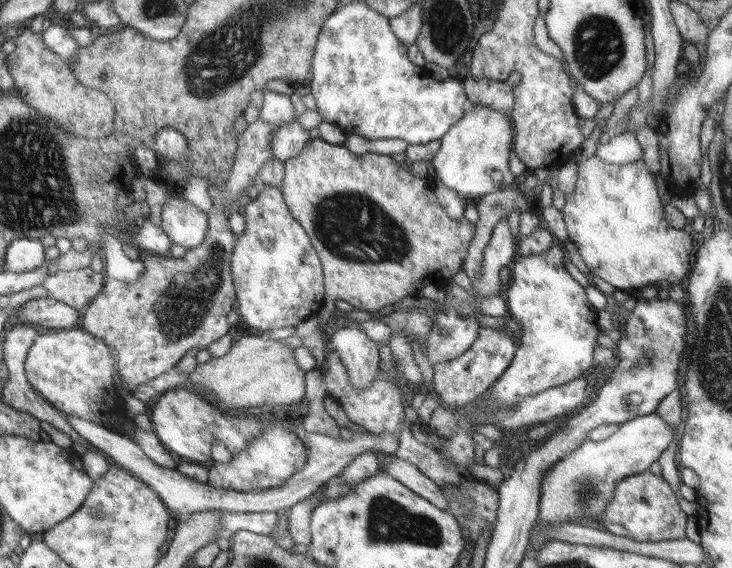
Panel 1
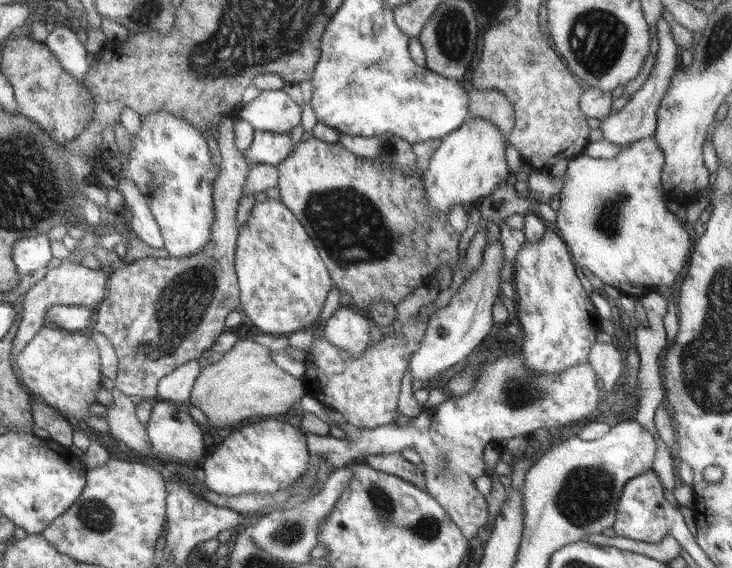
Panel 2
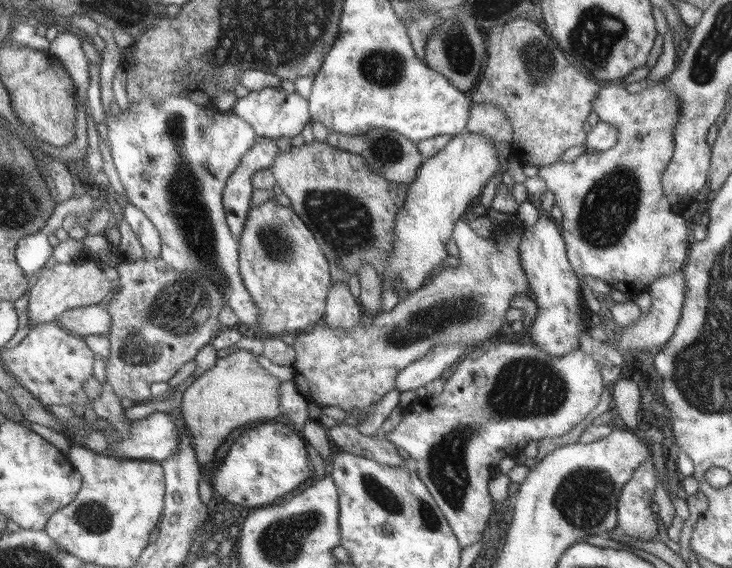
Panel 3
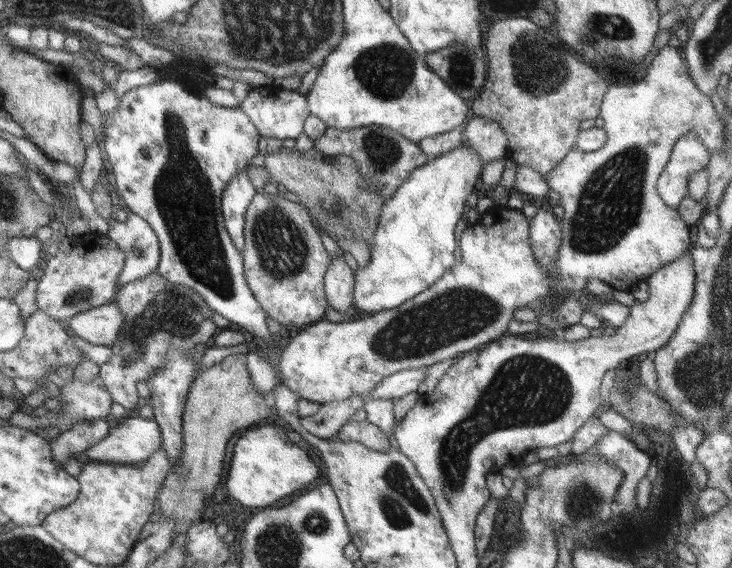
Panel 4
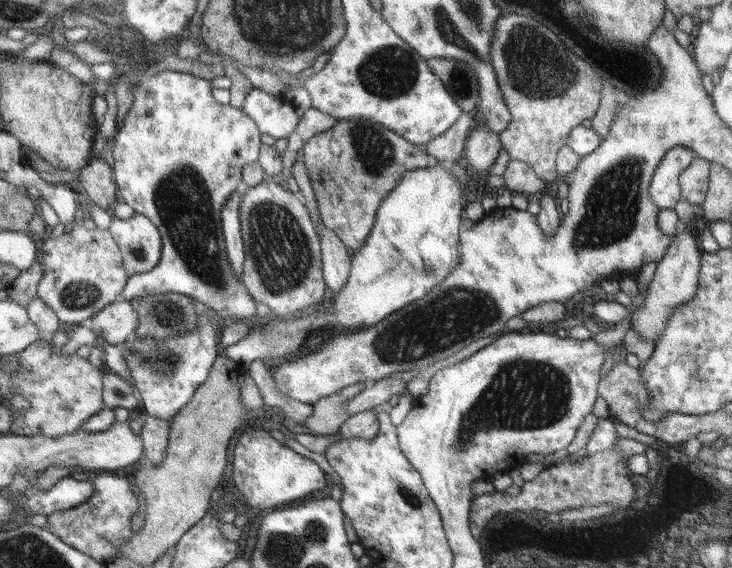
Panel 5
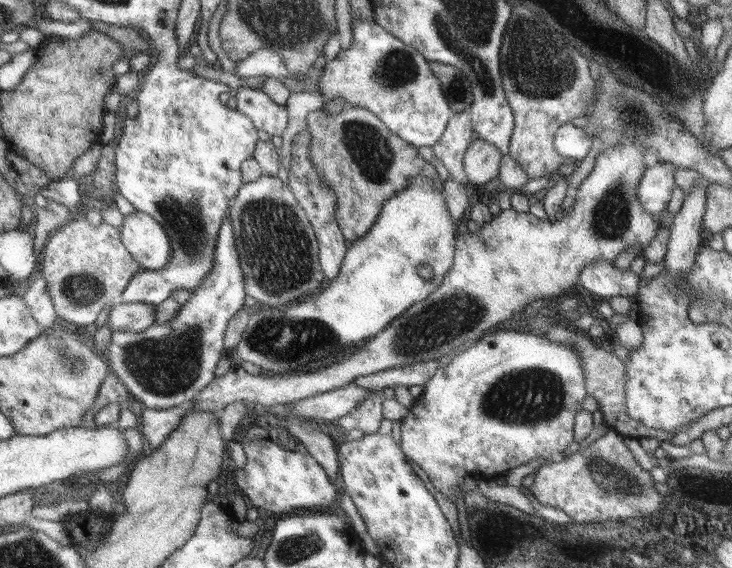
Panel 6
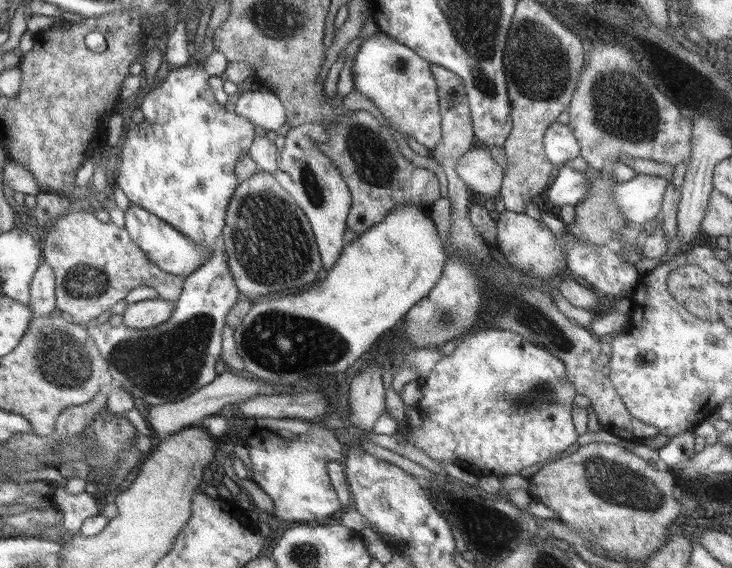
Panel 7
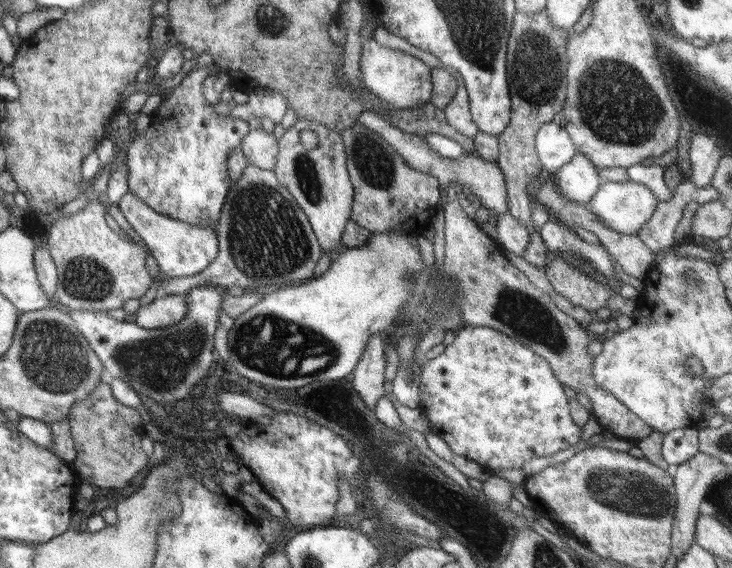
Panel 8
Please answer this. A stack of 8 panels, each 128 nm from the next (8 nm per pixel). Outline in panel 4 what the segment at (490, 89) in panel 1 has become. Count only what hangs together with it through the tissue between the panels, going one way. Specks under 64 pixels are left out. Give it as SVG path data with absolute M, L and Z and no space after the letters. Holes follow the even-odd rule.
M471 115L464 127L466 135L464 142L470 145L483 161L491 162L507 157L507 136L499 122Z

